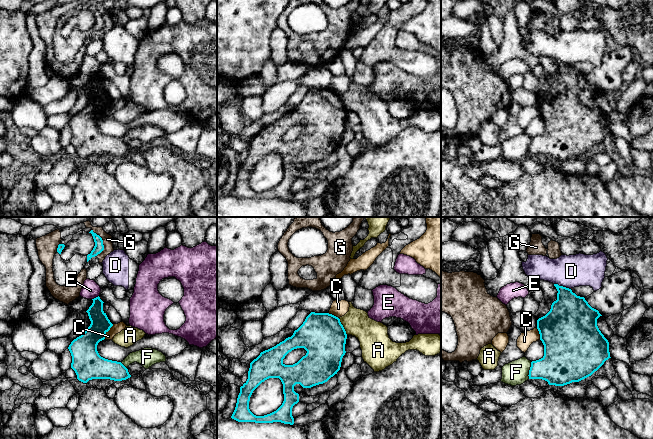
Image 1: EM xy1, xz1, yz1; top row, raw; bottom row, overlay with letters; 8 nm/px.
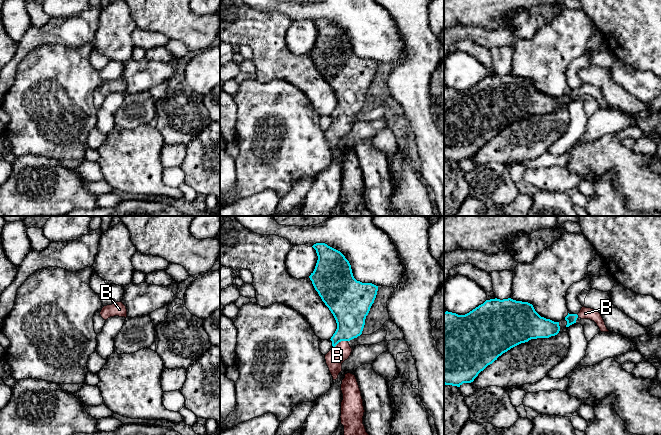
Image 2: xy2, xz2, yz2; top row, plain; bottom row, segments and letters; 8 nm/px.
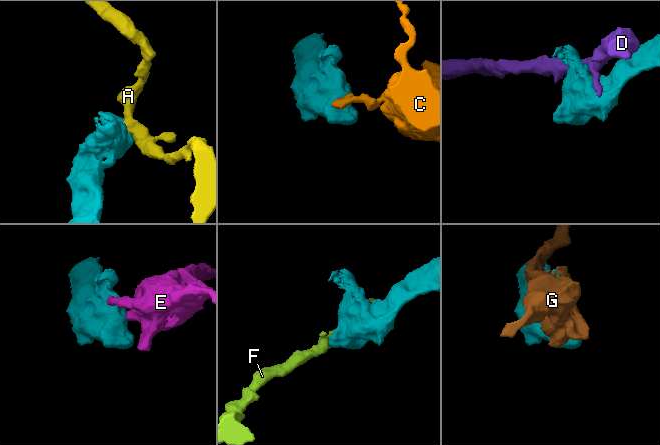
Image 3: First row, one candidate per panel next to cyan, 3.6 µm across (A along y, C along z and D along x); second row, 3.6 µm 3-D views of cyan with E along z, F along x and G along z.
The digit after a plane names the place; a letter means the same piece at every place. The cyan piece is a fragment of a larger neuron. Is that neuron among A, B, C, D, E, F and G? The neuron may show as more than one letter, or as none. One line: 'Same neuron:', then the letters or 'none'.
Same neuron: B

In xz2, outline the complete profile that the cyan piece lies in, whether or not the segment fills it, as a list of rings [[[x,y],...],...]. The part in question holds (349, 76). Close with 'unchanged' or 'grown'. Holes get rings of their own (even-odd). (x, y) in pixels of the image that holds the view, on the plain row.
[[[325,19],[312,23],[318,36],[309,54],[337,99],[330,115],[333,124],[325,131],[329,147],[336,156],[342,147],[342,139],[352,128],[348,118],[362,110],[378,62],[357,57],[349,37],[340,27]]] | grown

